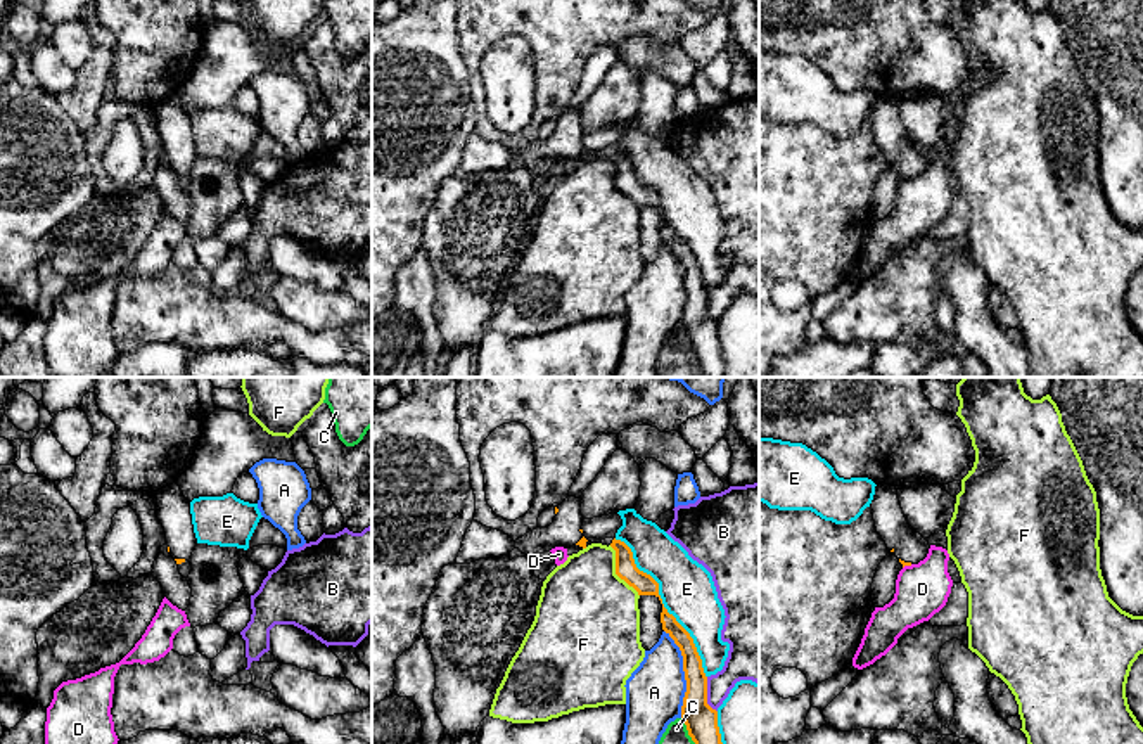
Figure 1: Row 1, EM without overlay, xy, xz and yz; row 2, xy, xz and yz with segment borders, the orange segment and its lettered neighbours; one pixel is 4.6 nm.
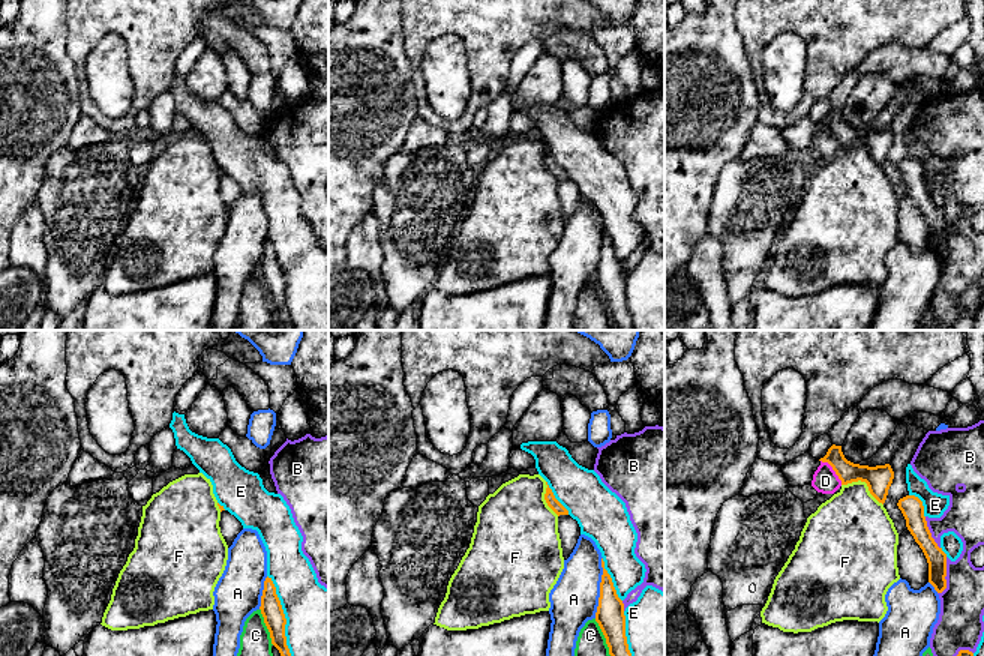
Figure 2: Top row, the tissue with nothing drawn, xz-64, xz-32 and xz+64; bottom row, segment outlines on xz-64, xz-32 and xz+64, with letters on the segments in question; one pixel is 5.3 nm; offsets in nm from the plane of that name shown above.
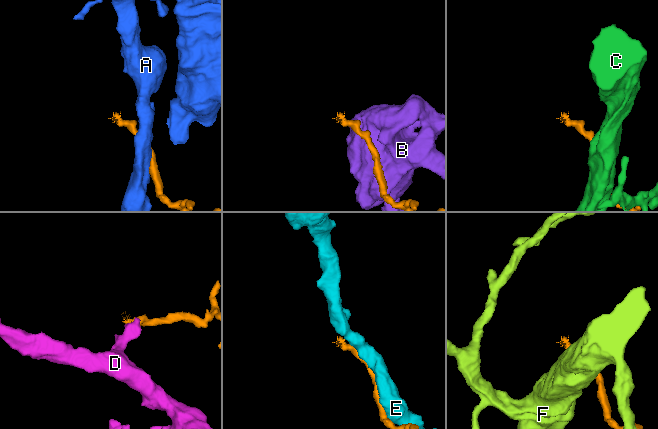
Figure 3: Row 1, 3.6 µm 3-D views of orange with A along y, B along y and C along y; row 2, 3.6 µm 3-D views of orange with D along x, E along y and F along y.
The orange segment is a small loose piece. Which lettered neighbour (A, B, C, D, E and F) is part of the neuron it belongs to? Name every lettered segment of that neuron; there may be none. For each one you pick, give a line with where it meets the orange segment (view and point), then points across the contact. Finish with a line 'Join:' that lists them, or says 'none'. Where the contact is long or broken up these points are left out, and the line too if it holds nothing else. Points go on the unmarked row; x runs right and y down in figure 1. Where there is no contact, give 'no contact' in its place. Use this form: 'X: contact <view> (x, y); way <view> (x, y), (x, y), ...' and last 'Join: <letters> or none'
Join: none

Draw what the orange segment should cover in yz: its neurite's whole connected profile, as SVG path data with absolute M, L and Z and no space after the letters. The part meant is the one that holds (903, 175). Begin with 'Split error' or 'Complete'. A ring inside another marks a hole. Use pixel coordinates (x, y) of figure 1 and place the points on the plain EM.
Split error. M877 97L870 118L877 145L885 154L889 166L896 168L903 180L918 176L927 170L930 157L908 137L896 99Z

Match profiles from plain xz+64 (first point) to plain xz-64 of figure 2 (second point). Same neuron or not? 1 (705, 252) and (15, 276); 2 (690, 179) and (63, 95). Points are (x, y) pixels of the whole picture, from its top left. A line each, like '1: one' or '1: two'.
1: two
2: one

